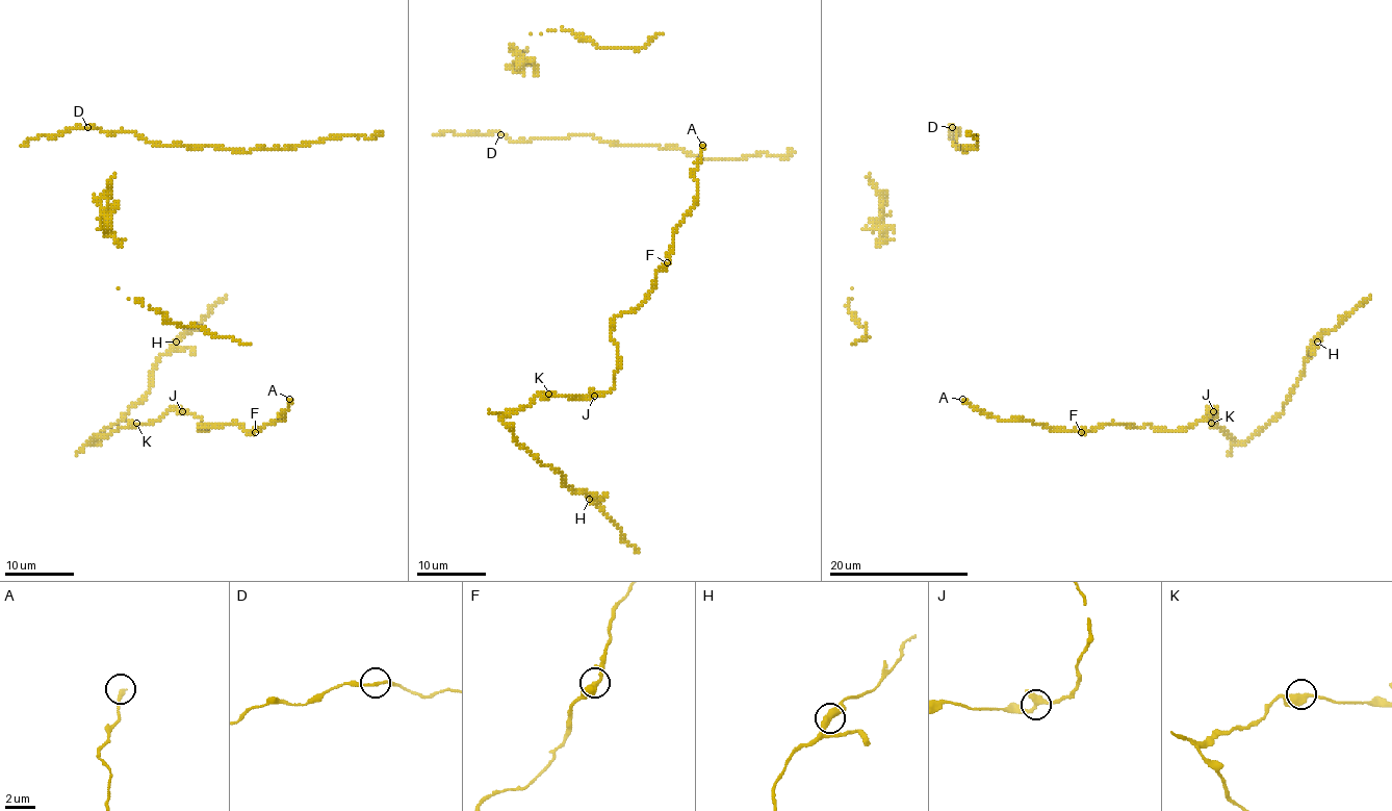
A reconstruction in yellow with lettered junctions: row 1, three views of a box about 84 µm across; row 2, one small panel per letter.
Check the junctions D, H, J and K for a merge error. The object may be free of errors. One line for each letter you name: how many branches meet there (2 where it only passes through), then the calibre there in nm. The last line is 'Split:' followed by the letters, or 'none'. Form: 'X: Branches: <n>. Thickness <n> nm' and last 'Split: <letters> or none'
Split: none

